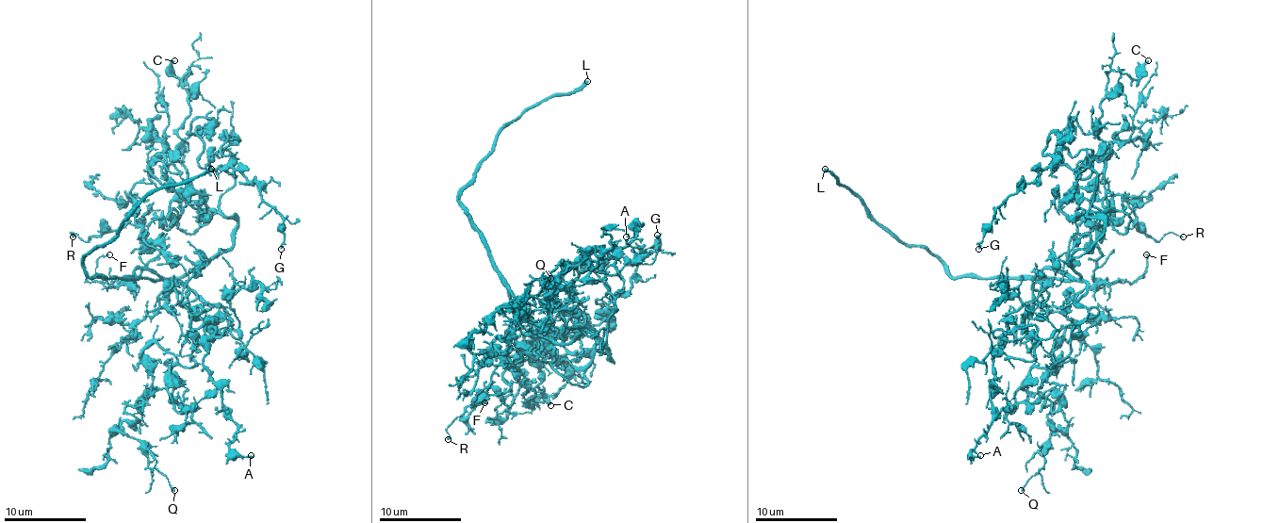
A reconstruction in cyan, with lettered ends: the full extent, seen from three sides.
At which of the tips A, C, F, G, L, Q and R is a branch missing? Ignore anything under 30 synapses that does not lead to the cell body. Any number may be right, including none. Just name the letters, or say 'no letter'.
L

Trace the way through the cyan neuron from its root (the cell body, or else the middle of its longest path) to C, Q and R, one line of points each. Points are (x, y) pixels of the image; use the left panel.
C: (191, 269), (232, 244), (236, 220), (187, 200), (176, 130), (191, 73), (179, 79), (174, 60)
Q: (191, 269), (181, 279), (228, 329), (207, 329), (195, 364), (122, 423), (174, 490)
R: (191, 269), (232, 244), (236, 220), (199, 212), (148, 167), (120, 228), (73, 236)

